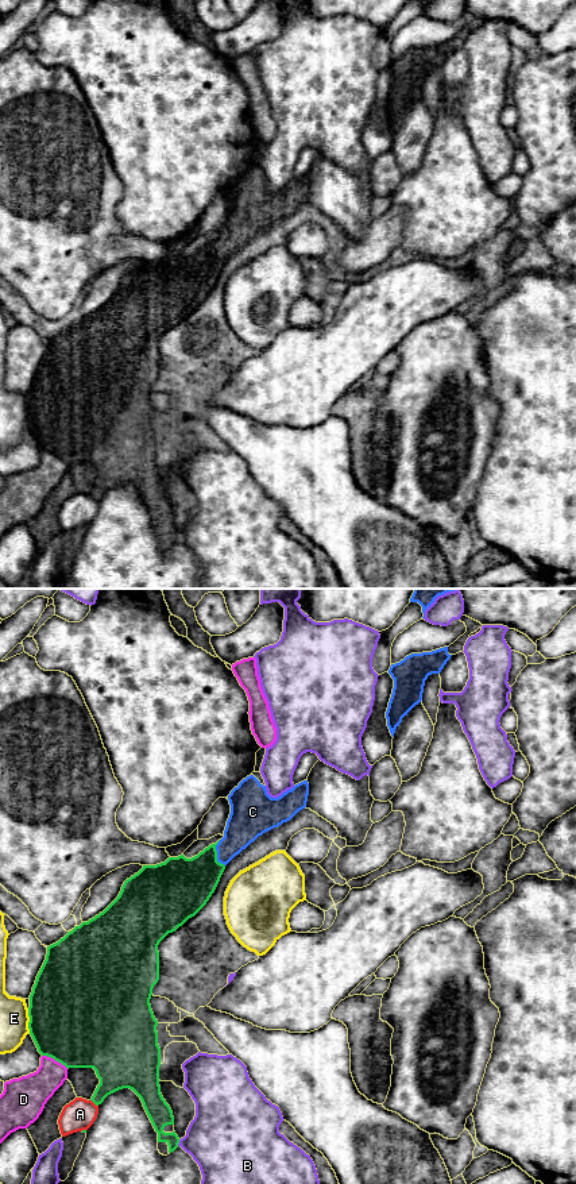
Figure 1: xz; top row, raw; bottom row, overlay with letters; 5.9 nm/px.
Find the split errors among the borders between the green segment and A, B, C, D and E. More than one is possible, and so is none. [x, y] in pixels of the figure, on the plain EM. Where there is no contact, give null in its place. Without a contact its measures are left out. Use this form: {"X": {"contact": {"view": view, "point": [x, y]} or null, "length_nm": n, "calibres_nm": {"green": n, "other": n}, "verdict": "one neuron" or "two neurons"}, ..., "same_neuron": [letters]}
{"A": {"contact": {"view": "xz", "point": [95, 498]}, "length_nm": 60, "calibres_nm": {"green": 240, "other": 190}, "verdict": "two neurons"}, "B": {"contact": {"view": "xz", "point": [178, 537]}, "length_nm": 40, "calibres_nm": {"green": 140, "other": 400}, "verdict": "two neurons"}, "C": {"contact": {"view": "xz", "point": [216, 249]}, "length_nm": 160, "calibres_nm": {"green": 300, "other": 220}, "verdict": "one neuron"}, "D": {"contact": {"view": "xz", "point": [55, 455]}, "length_nm": 180, "calibres_nm": {"green": 500, "other": 220}, "verdict": "two neurons"}, "E": {"contact": {"view": "xz", "point": [30, 416]}, "length_nm": 150, "calibres_nm": {"green": 500, "other": 180}, "verdict": "two neurons"}, "same_neuron": ["C"]}

